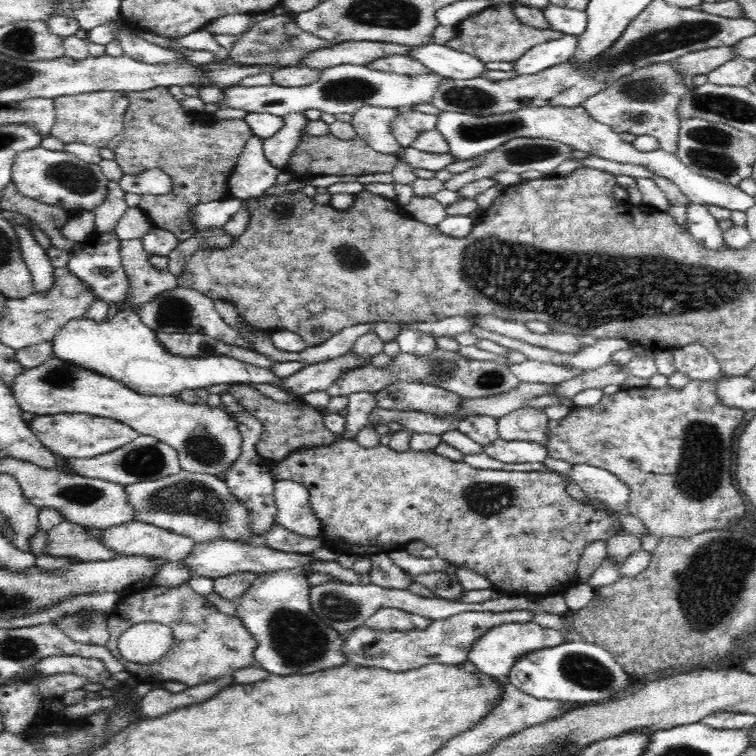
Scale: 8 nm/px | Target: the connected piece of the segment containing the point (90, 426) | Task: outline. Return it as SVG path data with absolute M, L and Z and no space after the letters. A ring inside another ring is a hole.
M78 413L35 415L29 417L29 425L38 440L63 459L90 458L106 454L128 444L131 440L136 440L139 435L132 427L119 420Z

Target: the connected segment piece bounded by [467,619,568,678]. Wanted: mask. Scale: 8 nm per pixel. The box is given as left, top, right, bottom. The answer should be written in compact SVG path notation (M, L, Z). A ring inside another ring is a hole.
M538 619L525 624L502 624L487 634L484 634L482 638L474 643L467 657L467 661L474 664L479 672L500 678L507 676L517 664L517 661L522 659L522 656L527 656L529 653L535 652L535 650L542 650L542 648L554 648L554 646L566 642L568 641L563 636L563 632L541 626Z

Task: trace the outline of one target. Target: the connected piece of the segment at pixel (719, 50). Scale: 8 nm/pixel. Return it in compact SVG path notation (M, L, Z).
M716 47L689 52L672 61L682 75L708 74L714 68L736 59L734 47Z

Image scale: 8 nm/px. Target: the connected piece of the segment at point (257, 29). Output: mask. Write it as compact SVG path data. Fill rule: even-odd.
M291 14L274 15L256 22L254 26L249 26L240 35L238 42L228 49L228 54L235 62L242 64L277 64L293 67L306 56L310 56L312 50L320 50L335 43L300 29Z

